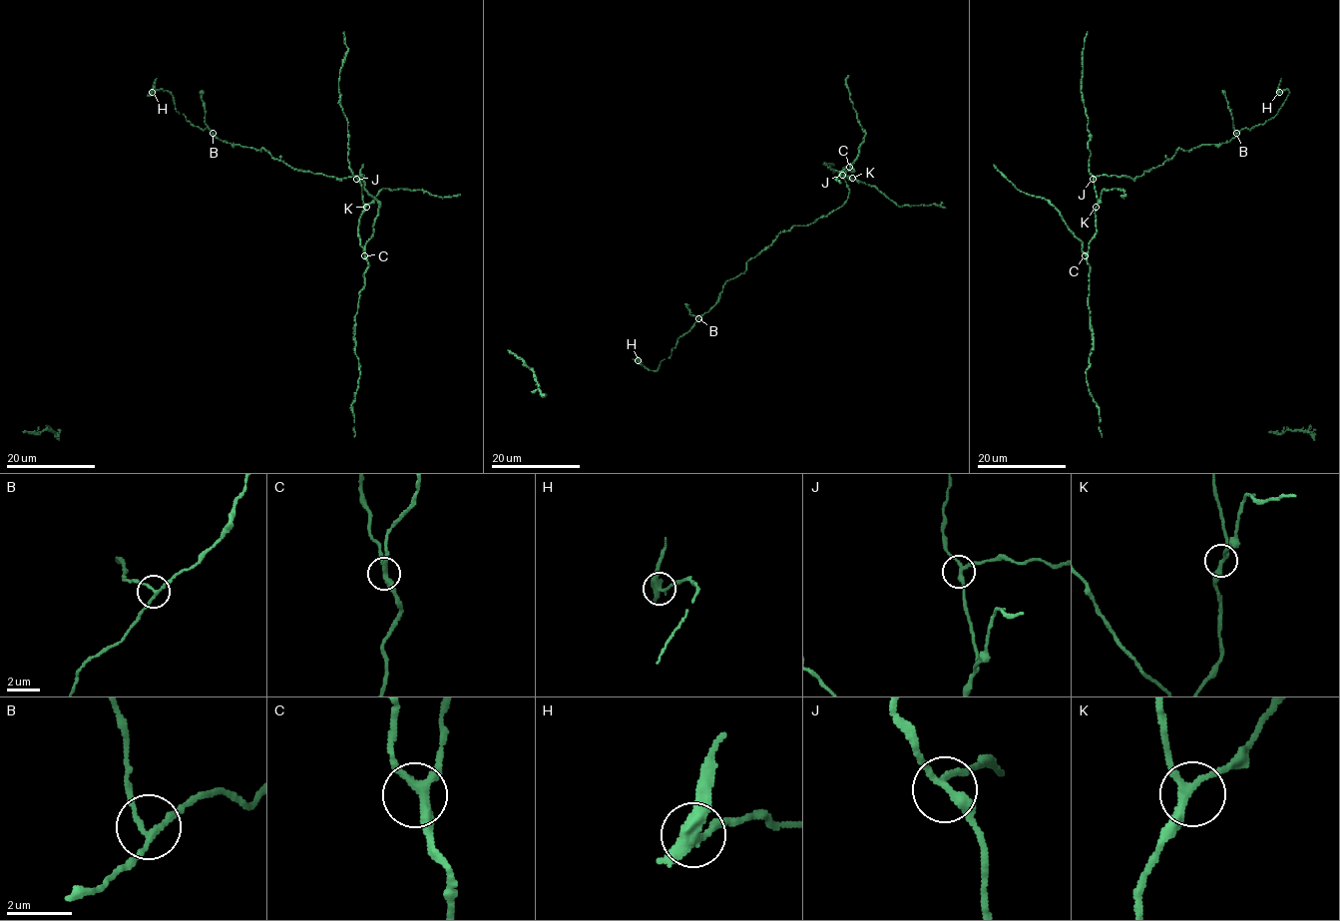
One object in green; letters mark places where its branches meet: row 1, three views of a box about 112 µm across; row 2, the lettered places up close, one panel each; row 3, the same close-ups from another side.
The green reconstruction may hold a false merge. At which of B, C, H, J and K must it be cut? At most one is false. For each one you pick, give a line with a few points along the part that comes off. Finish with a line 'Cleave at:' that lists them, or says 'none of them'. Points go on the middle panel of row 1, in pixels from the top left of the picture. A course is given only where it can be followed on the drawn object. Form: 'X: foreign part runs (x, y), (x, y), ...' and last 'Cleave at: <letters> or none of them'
Cleave at: H

